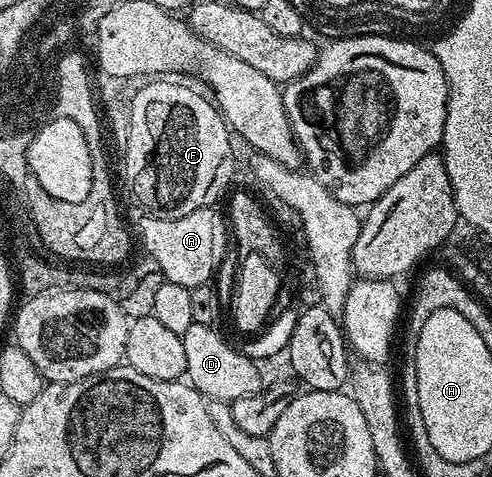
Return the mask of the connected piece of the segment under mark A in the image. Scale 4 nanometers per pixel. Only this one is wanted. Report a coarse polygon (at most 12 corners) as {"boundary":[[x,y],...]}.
{"boundary":[[215,206],[143,216],[143,254],[164,279],[212,281],[229,246]]}

